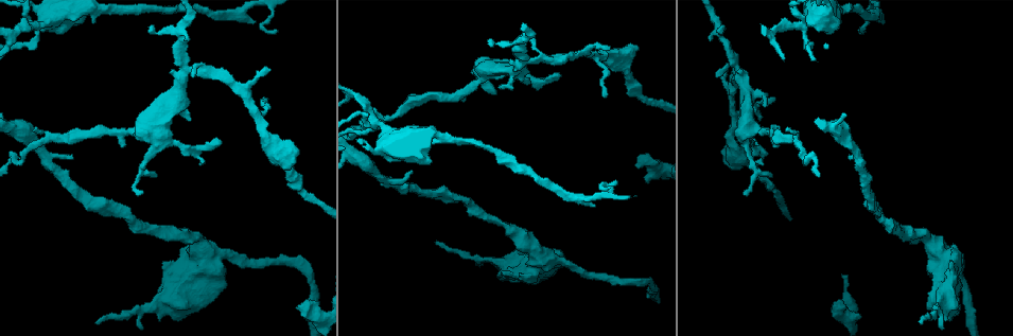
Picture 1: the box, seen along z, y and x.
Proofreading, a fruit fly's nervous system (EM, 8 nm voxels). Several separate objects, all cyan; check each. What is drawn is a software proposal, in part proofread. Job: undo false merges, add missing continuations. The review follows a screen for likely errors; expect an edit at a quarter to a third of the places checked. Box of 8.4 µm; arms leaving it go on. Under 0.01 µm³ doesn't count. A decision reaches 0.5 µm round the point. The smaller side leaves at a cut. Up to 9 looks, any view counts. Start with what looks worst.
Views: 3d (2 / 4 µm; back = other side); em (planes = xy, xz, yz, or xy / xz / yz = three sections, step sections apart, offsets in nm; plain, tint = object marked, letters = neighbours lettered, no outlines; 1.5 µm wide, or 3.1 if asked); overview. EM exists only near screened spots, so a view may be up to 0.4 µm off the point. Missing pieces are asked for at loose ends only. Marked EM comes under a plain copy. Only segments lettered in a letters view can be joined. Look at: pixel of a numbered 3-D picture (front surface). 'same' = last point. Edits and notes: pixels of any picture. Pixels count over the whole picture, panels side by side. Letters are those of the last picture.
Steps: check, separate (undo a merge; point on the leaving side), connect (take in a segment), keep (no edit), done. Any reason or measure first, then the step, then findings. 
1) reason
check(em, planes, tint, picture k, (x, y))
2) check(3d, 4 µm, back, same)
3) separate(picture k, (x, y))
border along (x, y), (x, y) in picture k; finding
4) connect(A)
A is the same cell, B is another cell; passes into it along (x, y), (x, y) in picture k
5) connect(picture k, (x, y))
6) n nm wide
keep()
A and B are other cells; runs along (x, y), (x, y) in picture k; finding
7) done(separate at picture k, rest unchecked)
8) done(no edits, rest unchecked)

a fork
check(3d, 4 µm, picture 1, (378, 121))

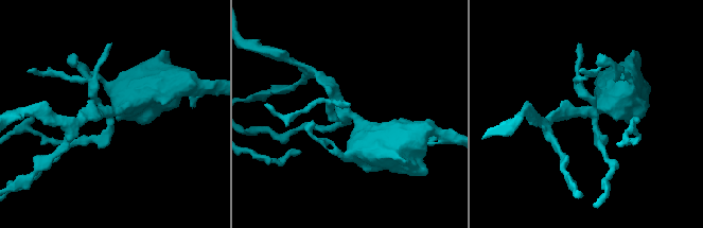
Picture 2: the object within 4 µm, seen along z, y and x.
need the tissue
check(em, planes, tint, picture 2, (349, 117))

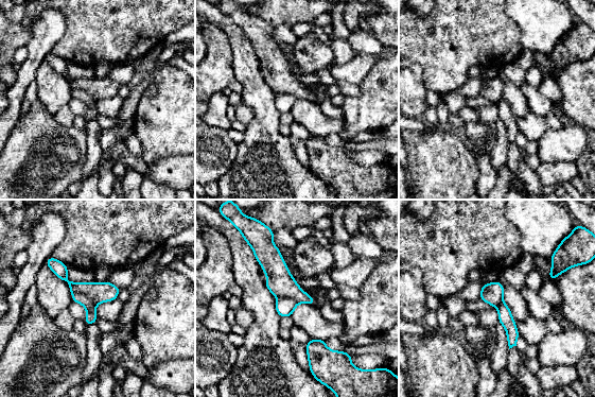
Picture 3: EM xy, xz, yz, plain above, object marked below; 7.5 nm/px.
check(em, planes, letters, same)

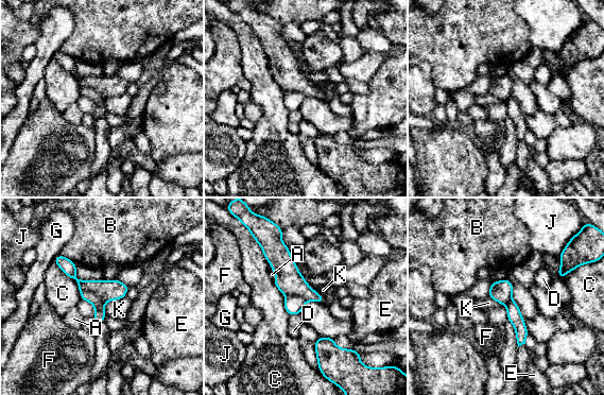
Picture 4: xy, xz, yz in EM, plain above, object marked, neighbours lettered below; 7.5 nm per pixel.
separate(picture 4, (107, 290))
A, B, C, D, E, F, G, J and K are other cells; a second neuron is stuck on

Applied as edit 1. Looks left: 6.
check(overview)

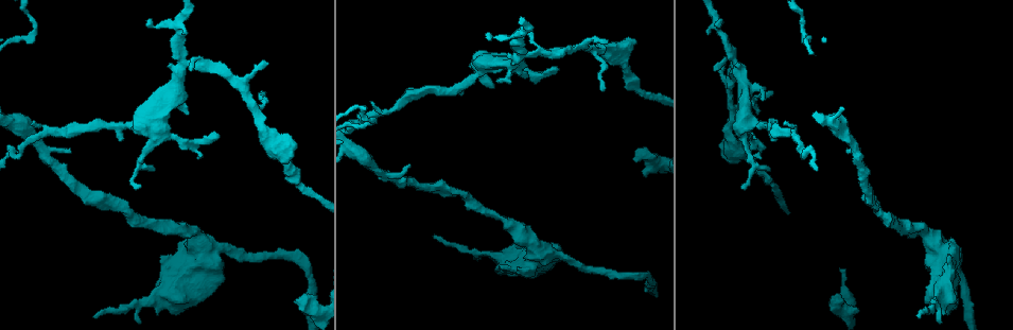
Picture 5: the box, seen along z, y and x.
an open end
check(3d, 2 µm, picture 5, (757, 115))

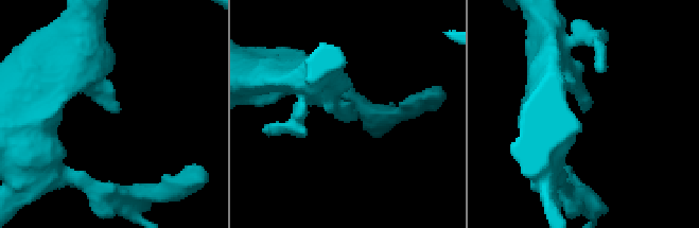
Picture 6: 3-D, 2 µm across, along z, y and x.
now the EM
check(em, planes, letters, picture 6, (117, 108))

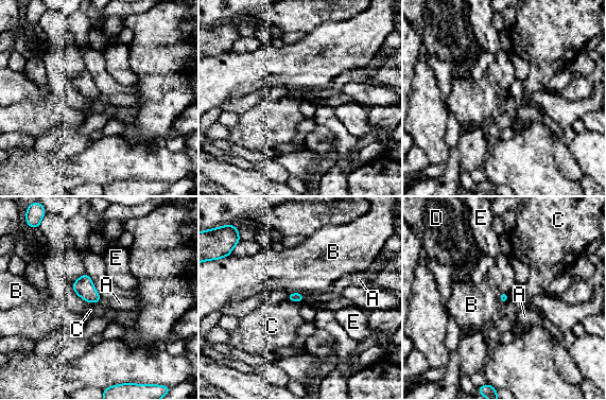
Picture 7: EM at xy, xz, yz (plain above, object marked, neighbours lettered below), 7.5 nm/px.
keep()
A, B, C, D and E are other cells; border along (287, 299), (301, 302) in picture 7; no lettered segment goes on from it

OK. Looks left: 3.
an open end
check(3d, 4 µm, picture 5, (411, 166))

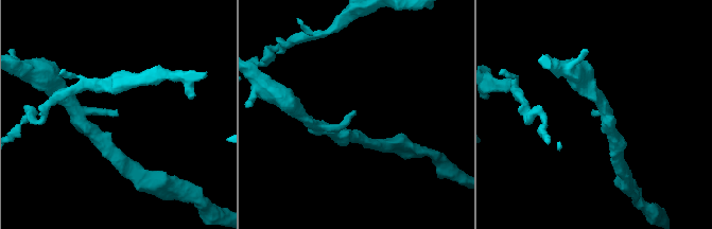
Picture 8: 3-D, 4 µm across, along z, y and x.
check(em, yz, step 4, tint, picture 8, (354, 110))

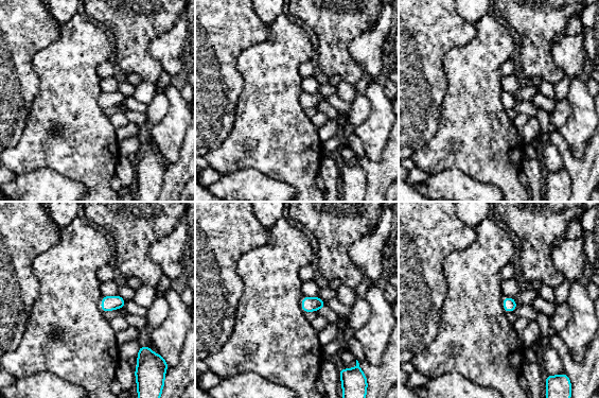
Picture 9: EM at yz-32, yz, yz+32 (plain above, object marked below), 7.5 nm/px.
another direction
check(em, xz, step 8, letters, same)

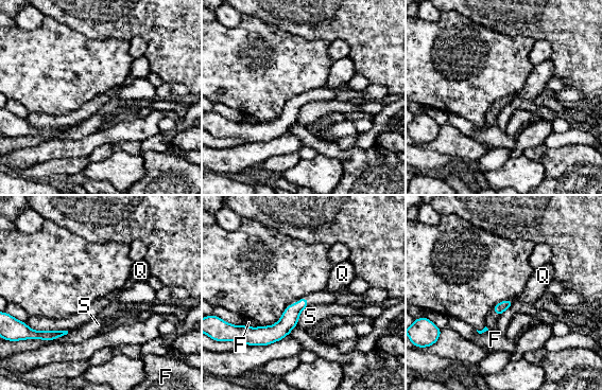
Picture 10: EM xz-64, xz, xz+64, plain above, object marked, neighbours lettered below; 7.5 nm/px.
S touches over 200 nm
keep()
F, Q and S are other cells; none of them fits

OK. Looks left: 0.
done(separate at picture 4, rest unchecked)

